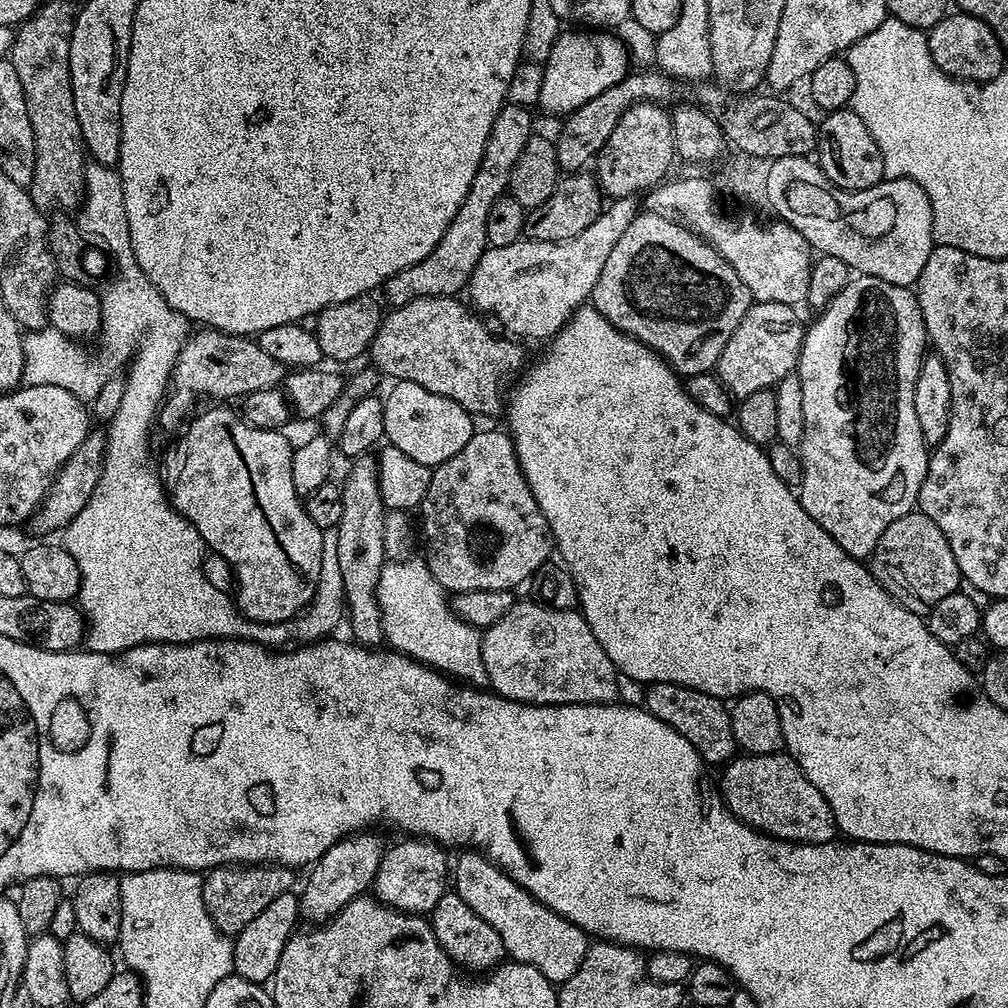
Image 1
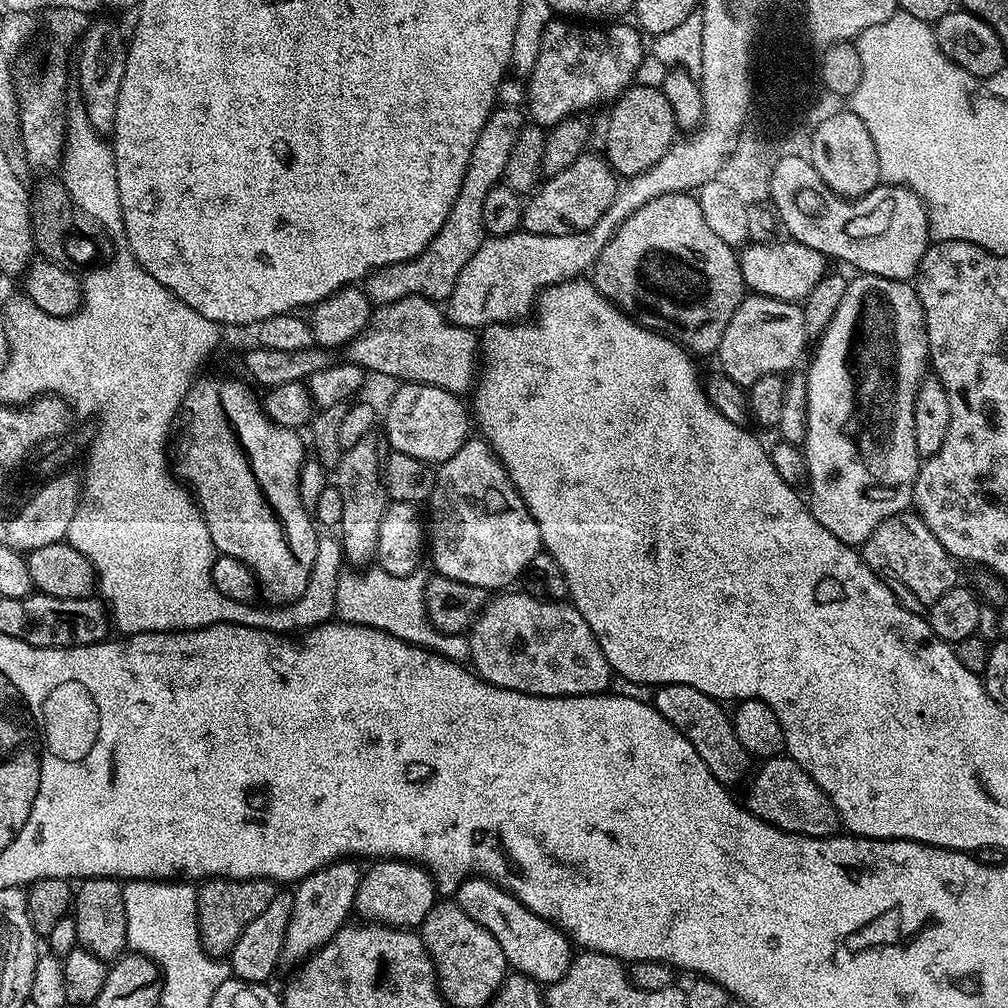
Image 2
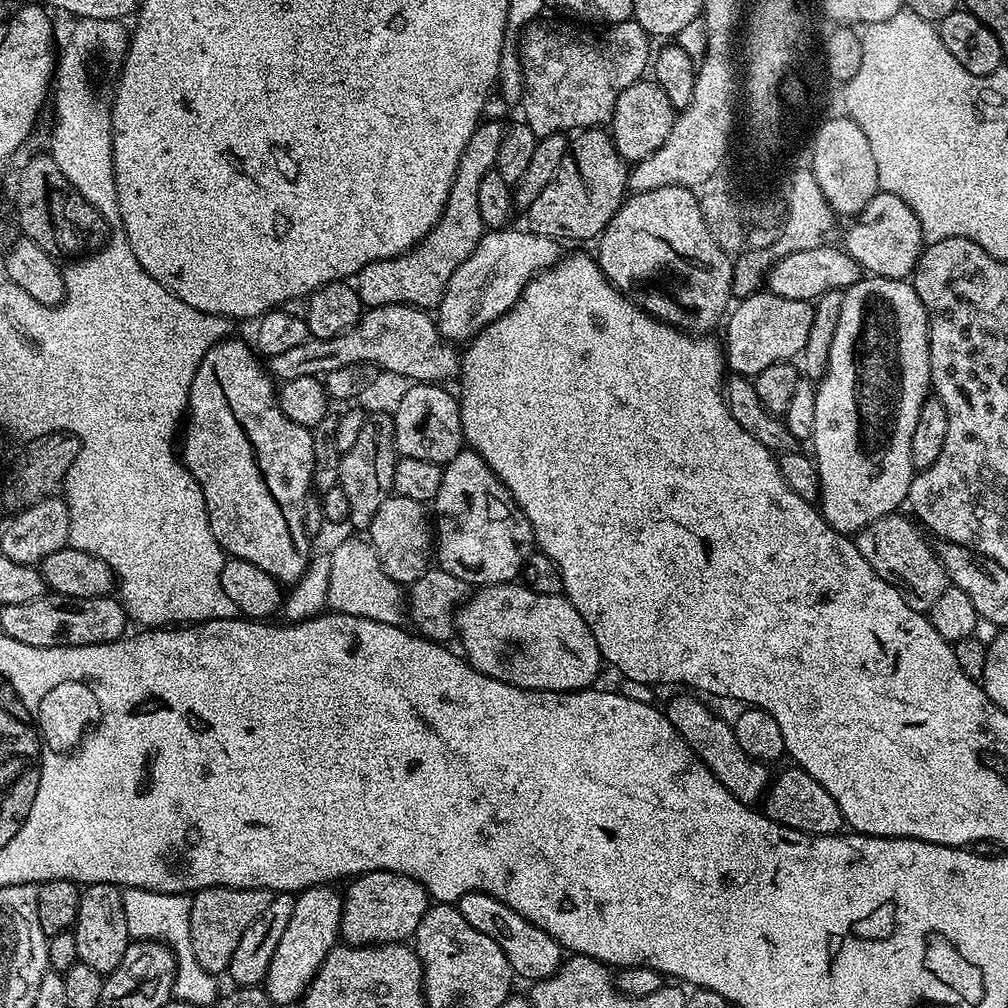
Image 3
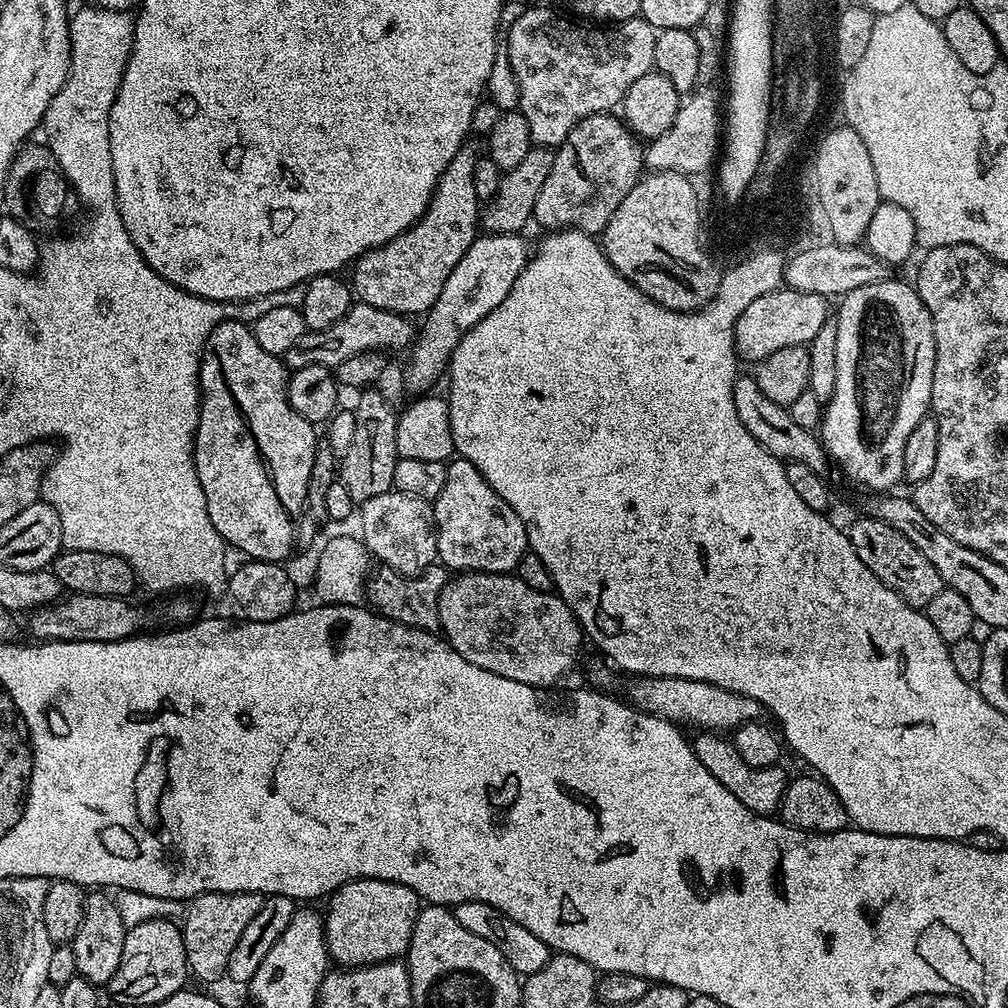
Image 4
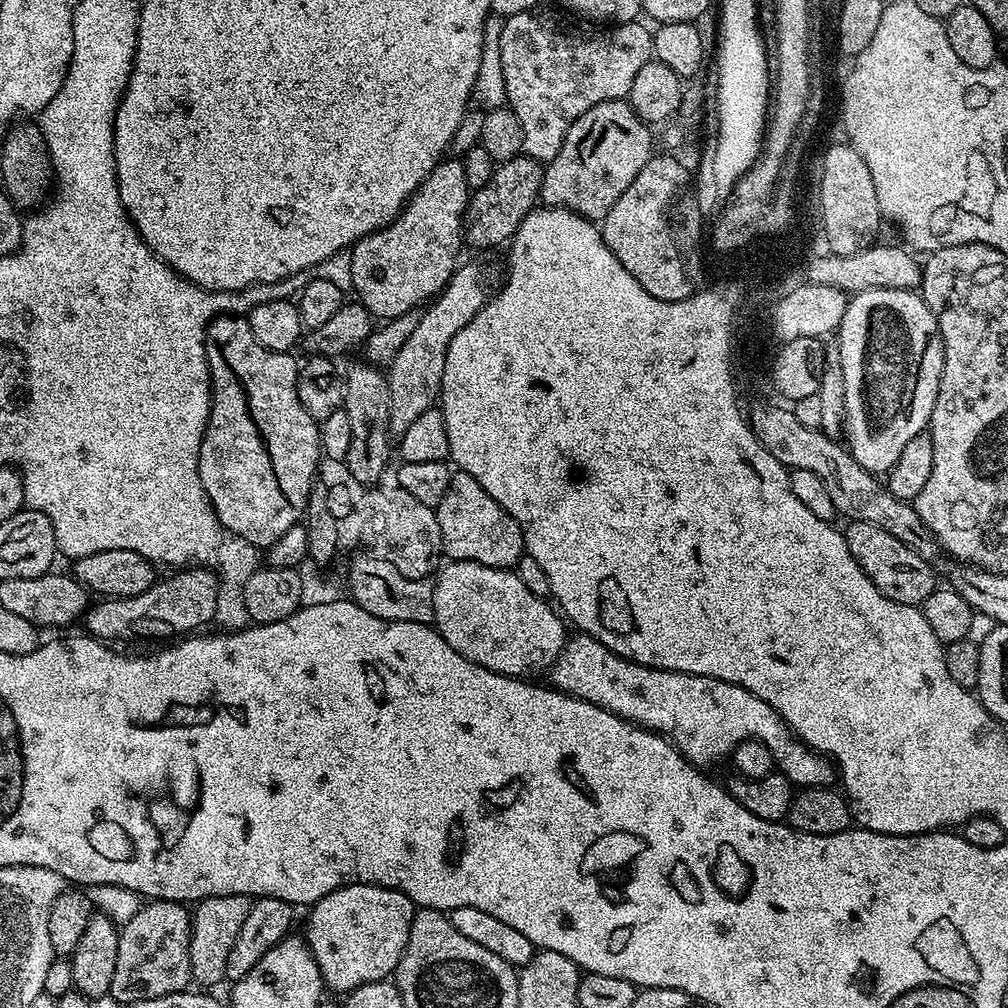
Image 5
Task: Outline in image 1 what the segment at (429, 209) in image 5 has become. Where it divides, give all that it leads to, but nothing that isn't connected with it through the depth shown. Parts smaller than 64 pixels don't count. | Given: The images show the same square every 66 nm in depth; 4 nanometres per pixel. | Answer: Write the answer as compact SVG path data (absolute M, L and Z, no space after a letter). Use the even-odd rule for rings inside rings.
M505 103L498 118L494 118L494 126L490 130L482 162L478 166L478 174L474 174L474 182L470 182L470 194L466 194L466 202L462 202L446 234L442 234L442 242L438 242L435 250L426 254L422 262L394 274L383 285L383 299L388 299L392 308L406 306L406 302L414 302L414 298L456 296L467 289L474 266L478 266L478 258L482 258L484 249L488 247L486 217L490 215L490 206L494 206L496 199L509 191L511 170L525 149L527 140L534 133L530 113L532 112L527 107Z

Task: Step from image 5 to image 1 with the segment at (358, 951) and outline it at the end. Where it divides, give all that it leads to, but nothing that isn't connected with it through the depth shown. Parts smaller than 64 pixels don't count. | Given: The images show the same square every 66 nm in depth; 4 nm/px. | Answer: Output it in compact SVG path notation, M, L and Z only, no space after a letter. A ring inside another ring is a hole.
M404 838L401 844L396 844L387 849L378 866L378 874L374 885L375 899L381 904L388 905L389 908L396 908L400 912L410 912L413 914L430 914L434 906L438 906L438 898L442 898L444 893L450 888L450 856L441 845L423 838Z

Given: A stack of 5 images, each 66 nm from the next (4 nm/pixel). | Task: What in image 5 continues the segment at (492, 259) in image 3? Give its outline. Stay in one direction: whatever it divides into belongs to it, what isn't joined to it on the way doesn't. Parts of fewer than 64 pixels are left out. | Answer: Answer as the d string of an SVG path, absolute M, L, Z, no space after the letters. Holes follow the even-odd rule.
M461 263L439 296L420 312L420 321L418 326L414 326L414 334L406 338L402 350L398 350L398 358L394 358L394 362L386 369L390 386L390 430L393 437L404 436L406 430L410 430L410 425L439 401L446 350L454 334L458 334L458 330L462 330L462 326L466 326L466 322L470 322L478 310L482 310L489 298L487 266Z

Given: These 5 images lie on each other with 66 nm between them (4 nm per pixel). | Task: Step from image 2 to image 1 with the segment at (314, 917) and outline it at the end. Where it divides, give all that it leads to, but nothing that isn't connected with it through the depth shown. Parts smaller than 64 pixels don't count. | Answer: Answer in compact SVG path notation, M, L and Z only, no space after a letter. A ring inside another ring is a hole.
M365 830L357 832L355 836L348 836L346 839L338 841L334 846L330 846L330 850L326 850L326 854L322 854L320 860L307 869L308 881L305 882L304 889L299 889L298 892L300 915L305 921L307 919L312 920L308 922L327 922L331 920L357 896L367 893L375 885L378 866L382 862L386 851L386 844L383 844L375 836L376 834L375 831Z

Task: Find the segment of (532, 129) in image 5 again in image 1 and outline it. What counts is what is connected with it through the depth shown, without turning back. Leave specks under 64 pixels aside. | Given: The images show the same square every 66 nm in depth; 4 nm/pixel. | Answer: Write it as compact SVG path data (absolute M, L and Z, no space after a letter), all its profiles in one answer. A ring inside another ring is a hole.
M608 30L572 31L576 32L561 31L542 64L542 88L538 104L548 112L571 114L590 102L590 98L598 98L598 94L622 82L630 72L628 47L620 41L619 35Z

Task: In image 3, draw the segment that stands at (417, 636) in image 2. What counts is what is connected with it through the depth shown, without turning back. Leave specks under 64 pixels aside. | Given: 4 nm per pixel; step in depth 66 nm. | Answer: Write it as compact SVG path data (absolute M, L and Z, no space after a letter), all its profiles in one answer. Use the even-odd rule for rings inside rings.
M367 539L344 540L341 544L336 544L332 552L327 553L330 562L330 588L328 590L327 607L334 612L350 614L358 618L370 618L374 622L386 622L387 624L403 625L406 620L406 592L401 585L392 581L384 573L379 562L379 556L372 548Z

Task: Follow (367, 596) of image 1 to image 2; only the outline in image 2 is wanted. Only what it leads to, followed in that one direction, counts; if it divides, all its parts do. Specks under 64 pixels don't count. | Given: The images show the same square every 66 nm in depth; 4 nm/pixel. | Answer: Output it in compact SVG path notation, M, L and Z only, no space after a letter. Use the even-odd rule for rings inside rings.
M373 430L355 446L343 449L340 463L334 469L334 486L342 494L342 522L338 529L344 559L352 566L368 566L377 559L379 527L389 506L384 485L384 463L388 461L388 438L383 431Z

